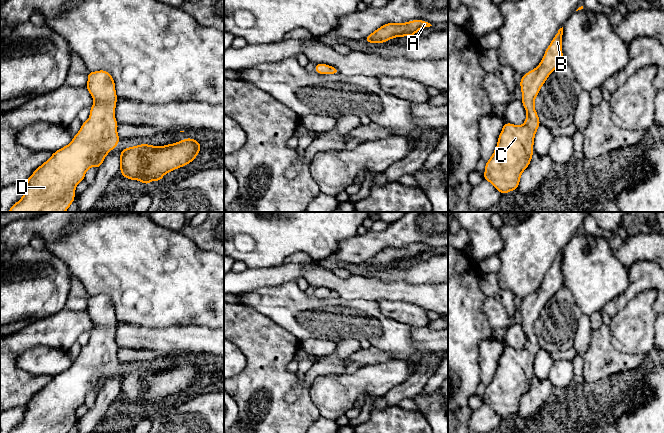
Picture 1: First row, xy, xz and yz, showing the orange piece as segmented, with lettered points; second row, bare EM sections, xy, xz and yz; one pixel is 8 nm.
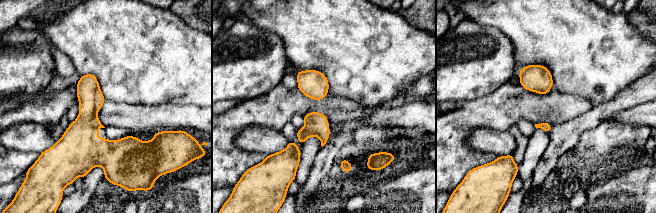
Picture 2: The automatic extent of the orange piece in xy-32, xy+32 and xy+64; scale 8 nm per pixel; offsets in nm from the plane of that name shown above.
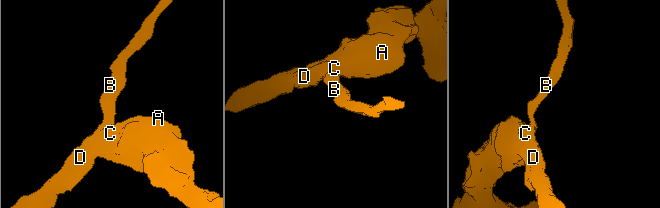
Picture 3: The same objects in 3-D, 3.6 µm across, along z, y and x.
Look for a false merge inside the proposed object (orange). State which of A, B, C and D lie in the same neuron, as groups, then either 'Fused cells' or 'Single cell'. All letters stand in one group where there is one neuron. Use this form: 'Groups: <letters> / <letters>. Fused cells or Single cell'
Groups: A B C D. Single cell

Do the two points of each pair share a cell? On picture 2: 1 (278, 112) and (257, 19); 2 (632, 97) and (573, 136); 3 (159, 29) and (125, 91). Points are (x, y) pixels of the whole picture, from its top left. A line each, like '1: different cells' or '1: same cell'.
1: different cells
2: same cell
3: same cell

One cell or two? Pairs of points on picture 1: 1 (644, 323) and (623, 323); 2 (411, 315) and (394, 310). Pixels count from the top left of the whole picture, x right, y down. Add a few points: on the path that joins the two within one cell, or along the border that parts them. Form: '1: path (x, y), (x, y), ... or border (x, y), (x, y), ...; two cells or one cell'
1: path (639, 323), (628, 323); one cell
2: path (407, 313), (398, 310); one cell

